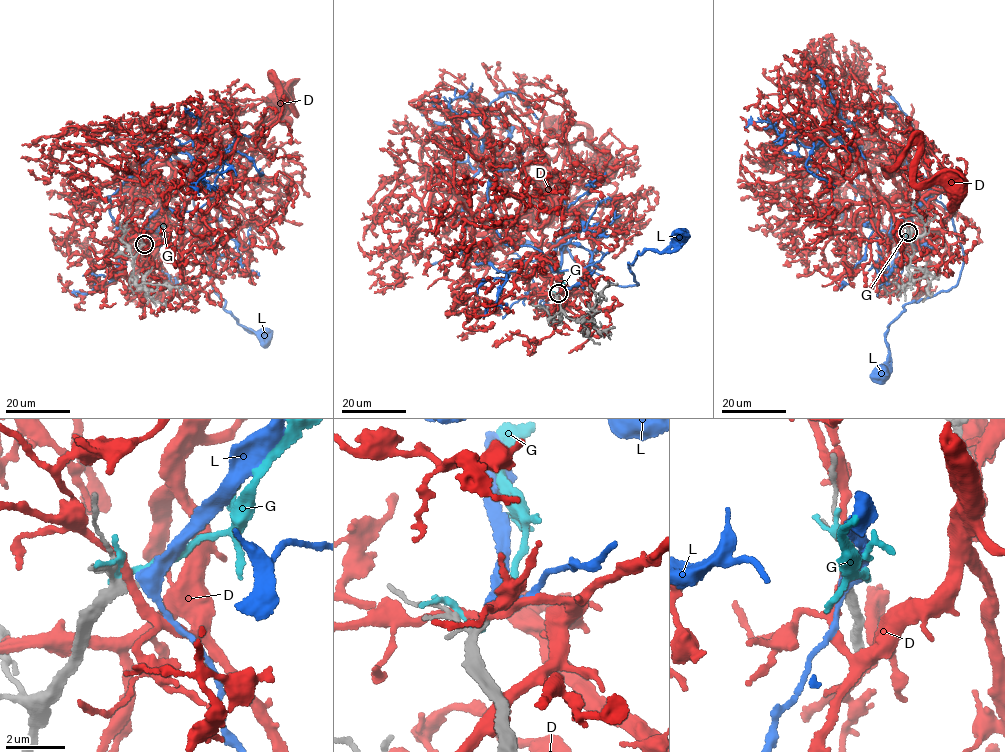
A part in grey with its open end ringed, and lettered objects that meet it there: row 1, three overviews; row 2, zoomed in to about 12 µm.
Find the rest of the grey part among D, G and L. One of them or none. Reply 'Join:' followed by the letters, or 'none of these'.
Join: L

